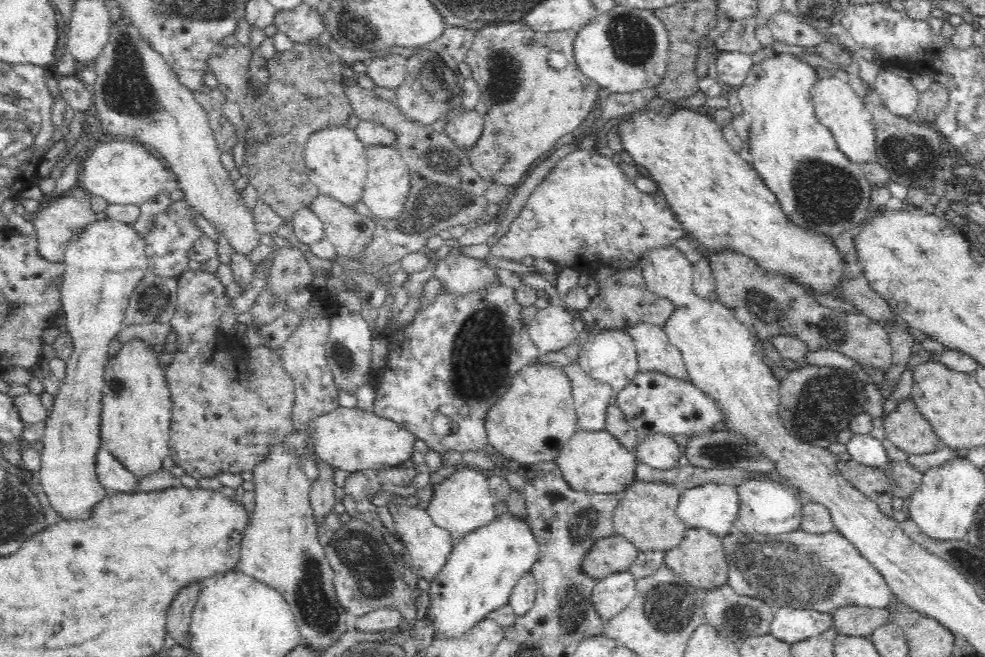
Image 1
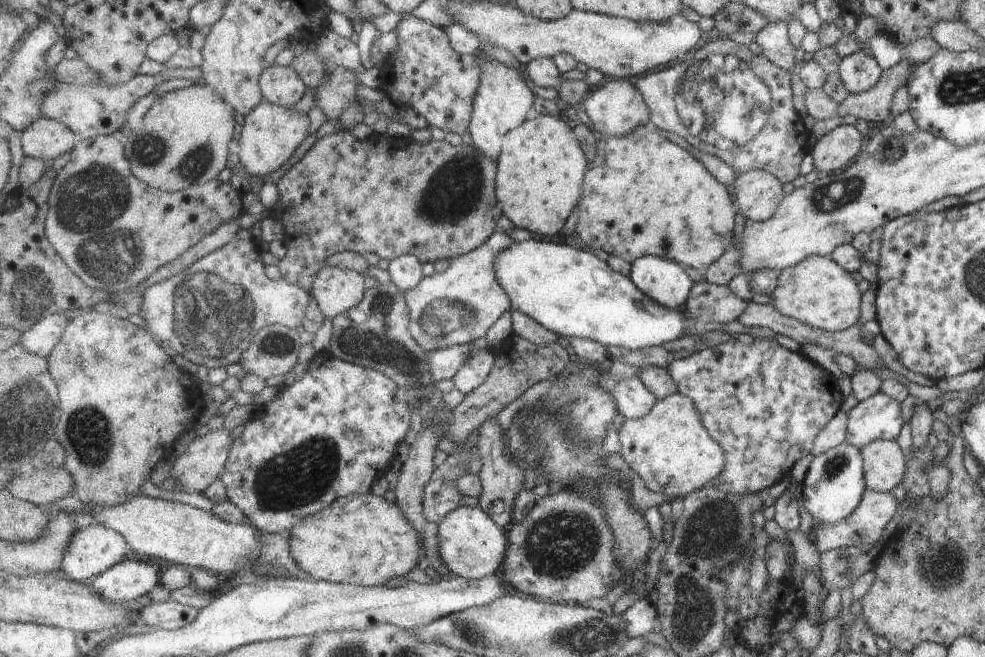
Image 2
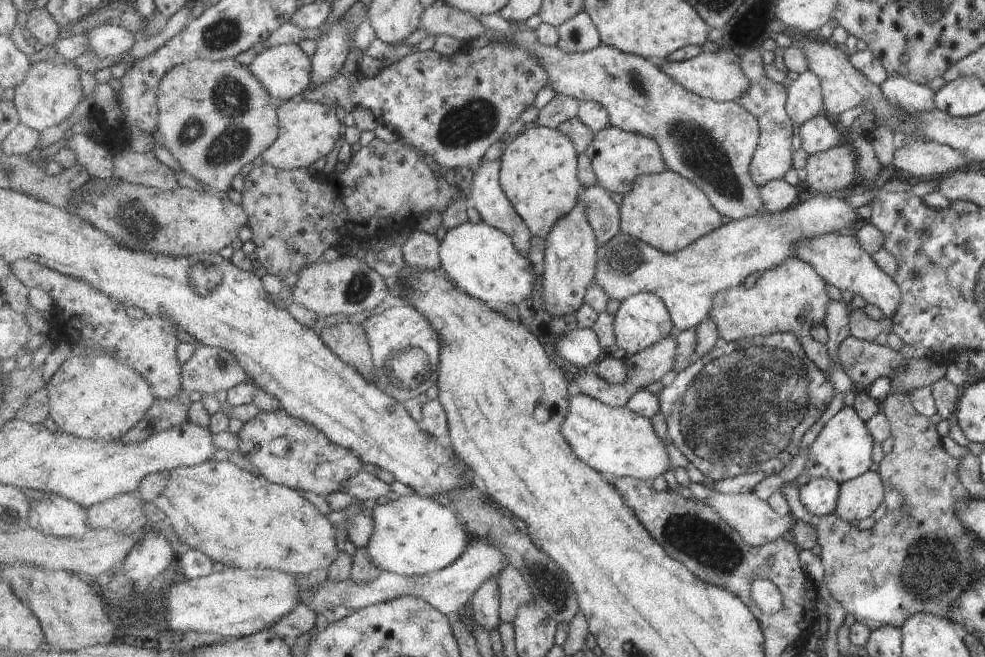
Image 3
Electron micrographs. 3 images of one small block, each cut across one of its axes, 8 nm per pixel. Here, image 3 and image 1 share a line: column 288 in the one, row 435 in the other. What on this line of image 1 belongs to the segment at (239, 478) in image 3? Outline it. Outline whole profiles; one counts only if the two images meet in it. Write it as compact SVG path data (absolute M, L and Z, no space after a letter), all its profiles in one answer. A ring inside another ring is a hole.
M539 362L524 368L513 376L506 394L486 412L486 444L508 463L520 464L522 472L541 468L544 462L556 462L564 445L578 429L571 393L570 379L561 369Z

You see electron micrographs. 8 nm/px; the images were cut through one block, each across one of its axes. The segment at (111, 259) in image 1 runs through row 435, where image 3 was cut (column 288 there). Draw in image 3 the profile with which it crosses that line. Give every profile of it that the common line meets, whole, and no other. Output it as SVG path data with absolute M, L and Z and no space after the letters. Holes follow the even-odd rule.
M299 43L270 47L260 53L249 67L279 104L302 97L313 82L313 59L302 50Z

